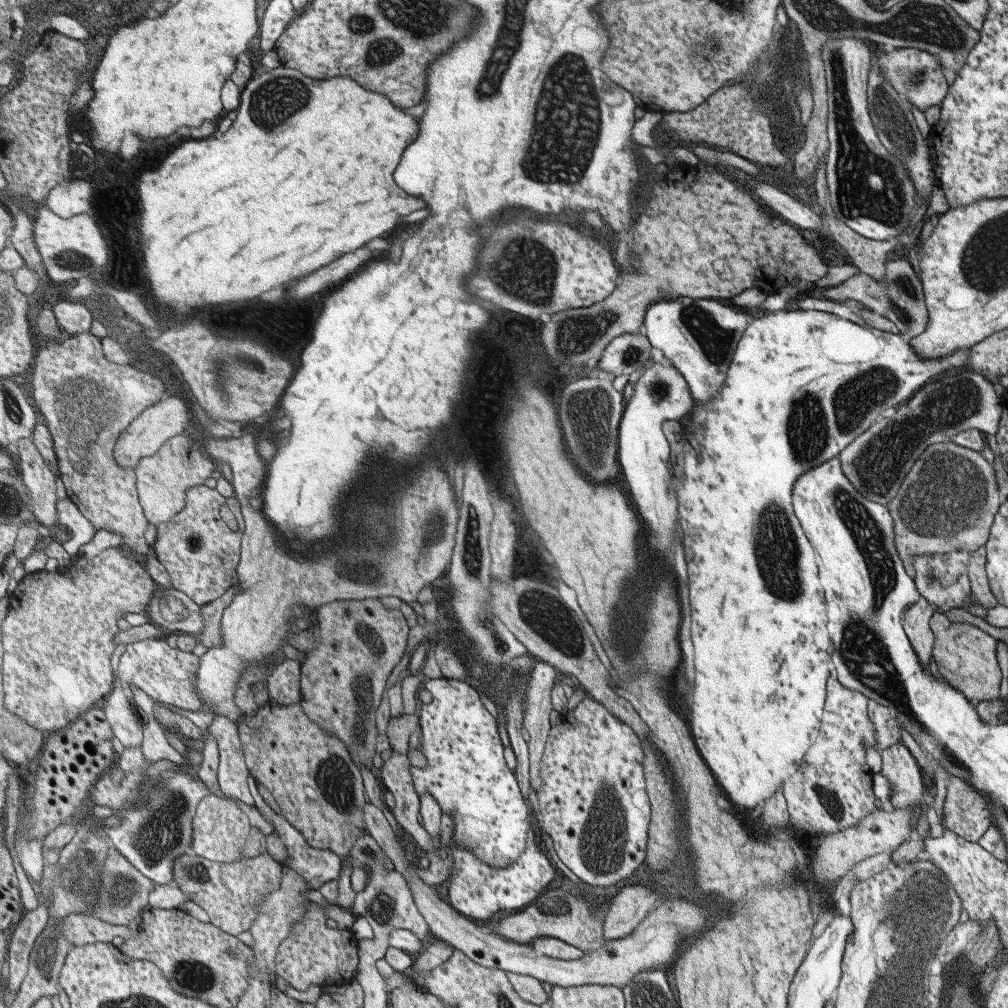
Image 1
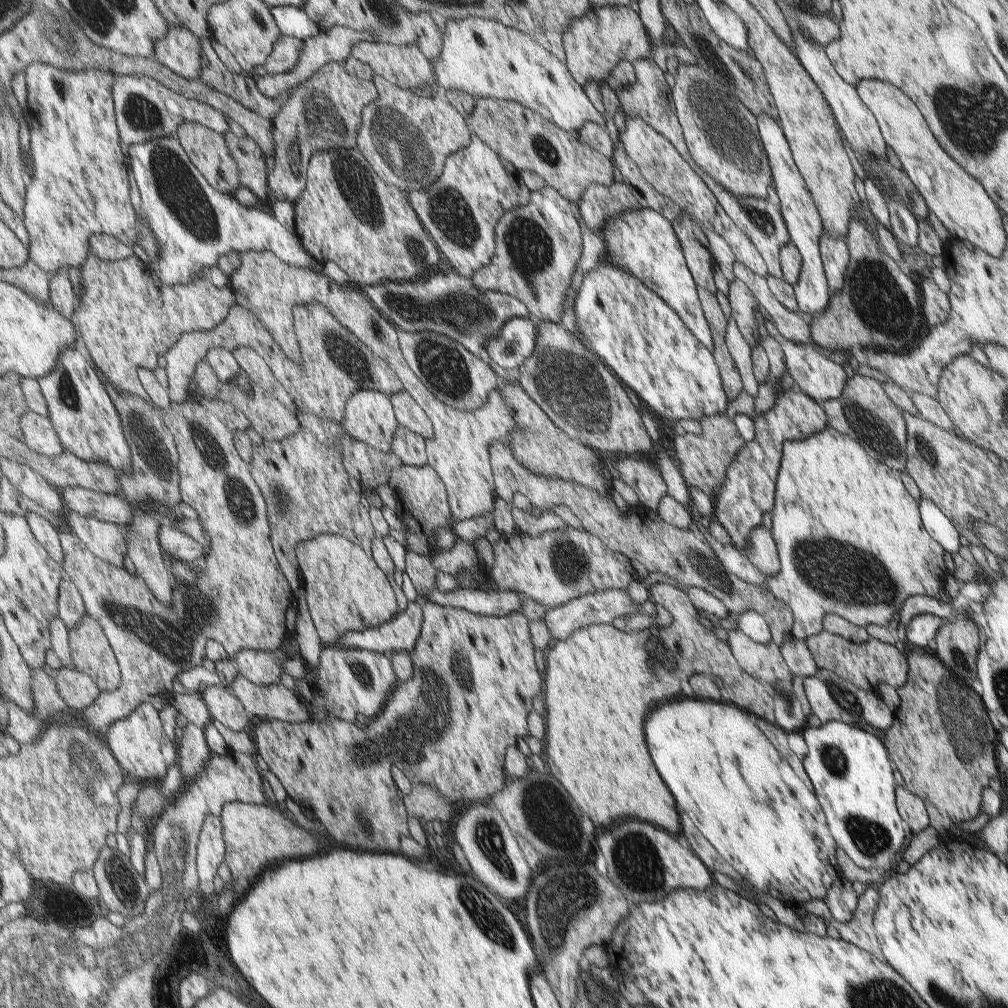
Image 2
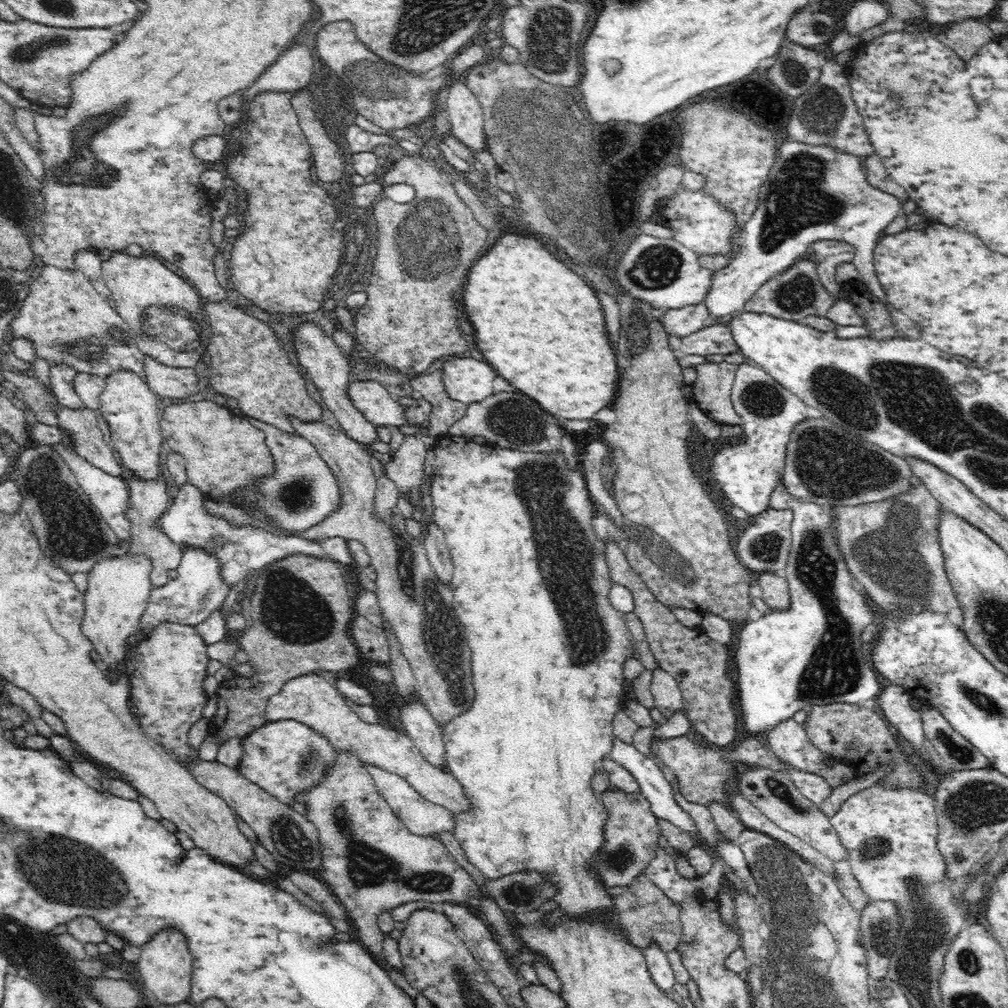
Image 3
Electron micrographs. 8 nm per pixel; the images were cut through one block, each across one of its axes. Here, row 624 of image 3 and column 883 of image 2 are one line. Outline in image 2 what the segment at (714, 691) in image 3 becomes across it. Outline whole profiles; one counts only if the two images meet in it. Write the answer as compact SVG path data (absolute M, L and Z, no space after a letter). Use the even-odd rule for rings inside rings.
M824 629L819 634L807 636L804 642L815 662L816 669L829 670L861 690L869 690L869 692L877 694L875 688L881 682L889 684L898 691L901 691L902 687L906 685L907 660L892 644L885 644L870 637L863 644L855 644L840 636L835 636L831 632L826 632Z

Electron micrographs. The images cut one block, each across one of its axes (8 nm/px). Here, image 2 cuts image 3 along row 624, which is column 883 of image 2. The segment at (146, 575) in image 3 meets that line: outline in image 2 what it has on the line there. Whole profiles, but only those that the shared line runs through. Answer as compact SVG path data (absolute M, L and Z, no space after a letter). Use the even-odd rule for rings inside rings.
M877 79L859 81L856 91L861 102L874 114L885 144L896 154L904 173L925 201L928 212L941 222L951 238L967 240L992 258L1002 257L1006 234L1001 214L983 187L939 148L915 104L895 86Z

